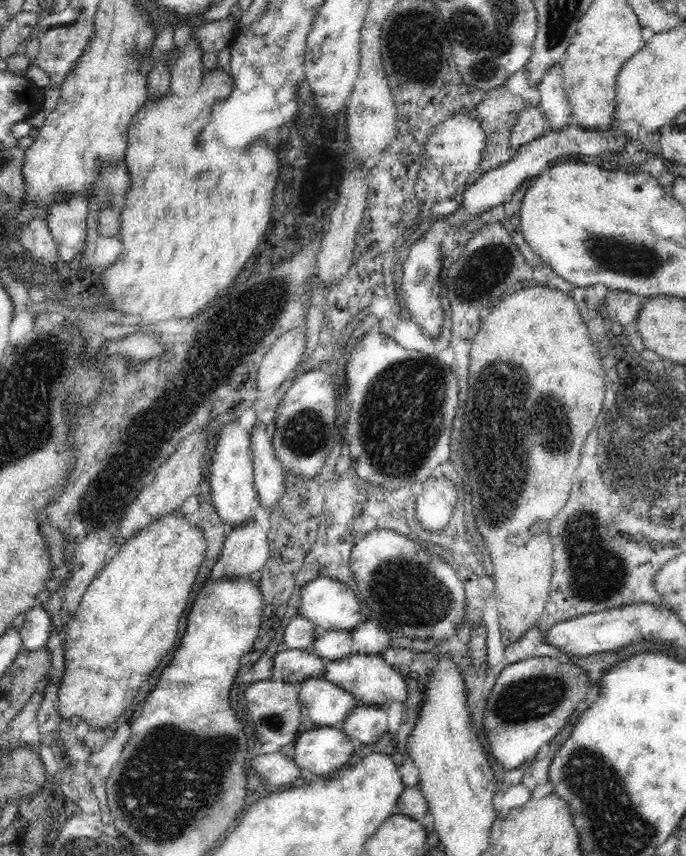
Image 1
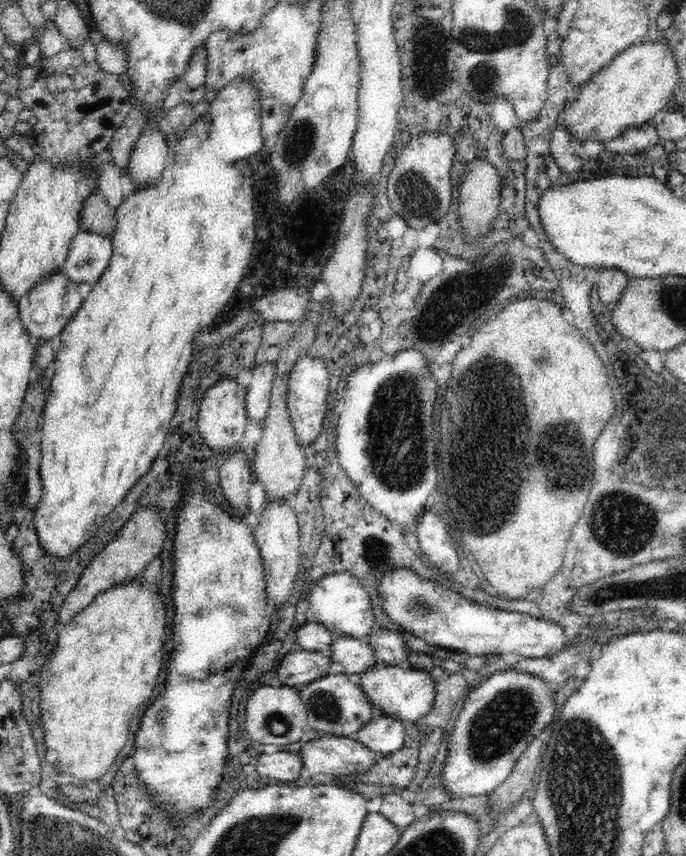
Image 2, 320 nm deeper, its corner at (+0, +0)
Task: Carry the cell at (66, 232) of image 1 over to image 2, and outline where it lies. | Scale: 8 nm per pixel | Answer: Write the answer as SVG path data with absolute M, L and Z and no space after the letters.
M79 230L78 234L70 242L66 260L62 264L61 273L77 285L80 282L87 282L93 285L102 276L102 272L108 268L110 258L112 258L111 236Z

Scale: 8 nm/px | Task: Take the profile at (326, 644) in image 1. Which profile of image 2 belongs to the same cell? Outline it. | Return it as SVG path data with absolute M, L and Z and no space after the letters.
M336 636L331 645L331 659L342 665L343 672L356 677L360 672L377 664L374 649L367 637L352 638Z

